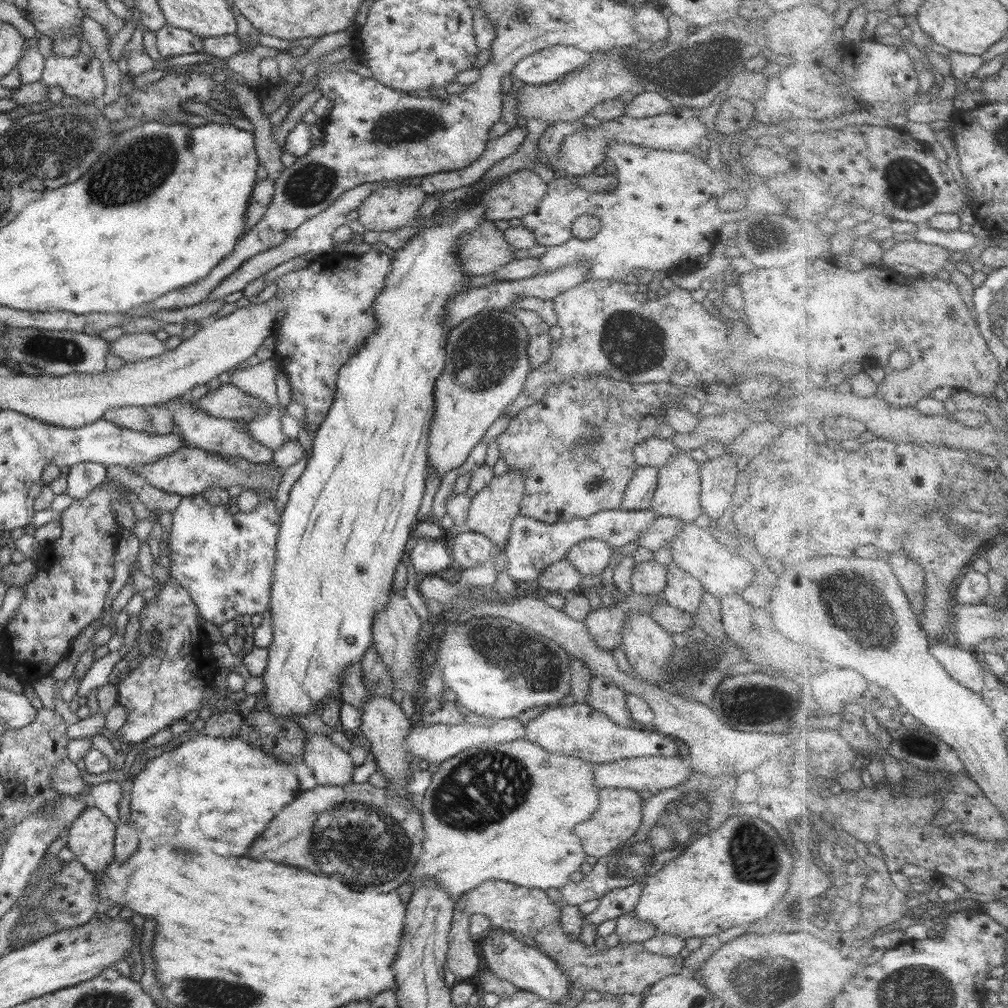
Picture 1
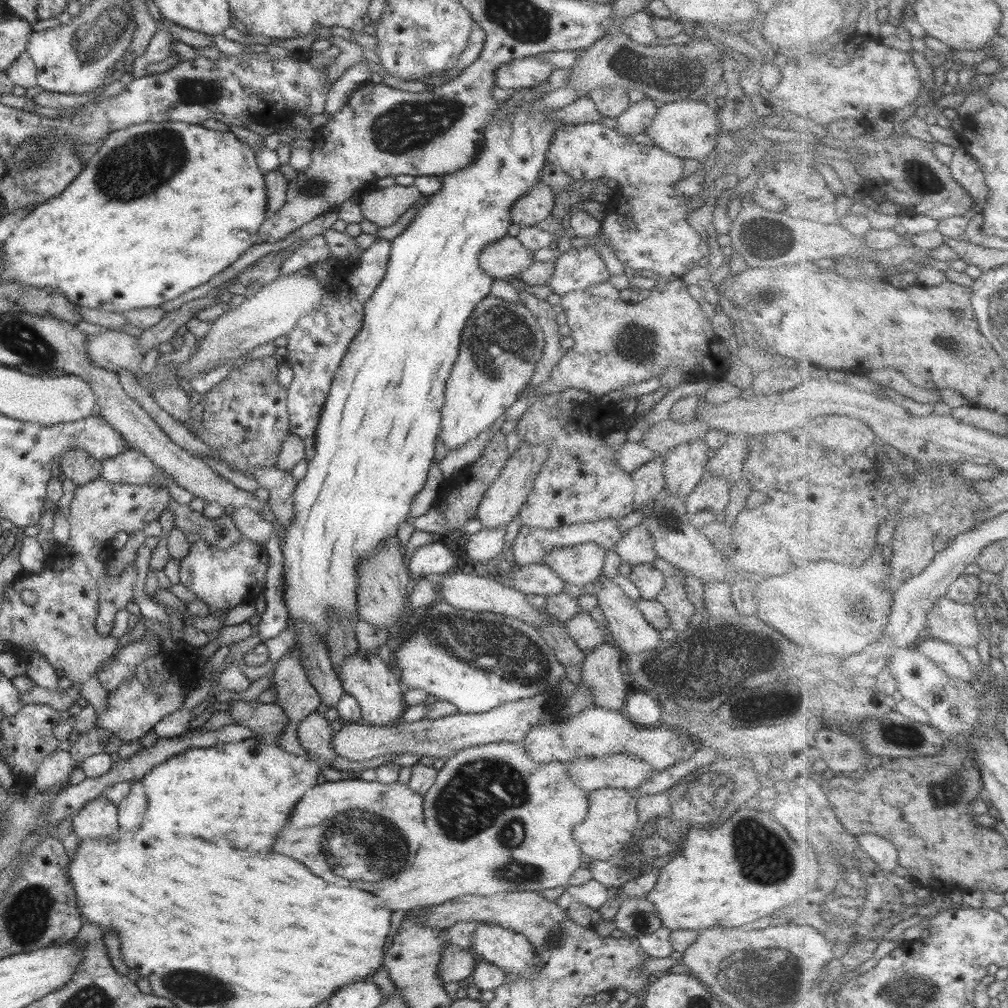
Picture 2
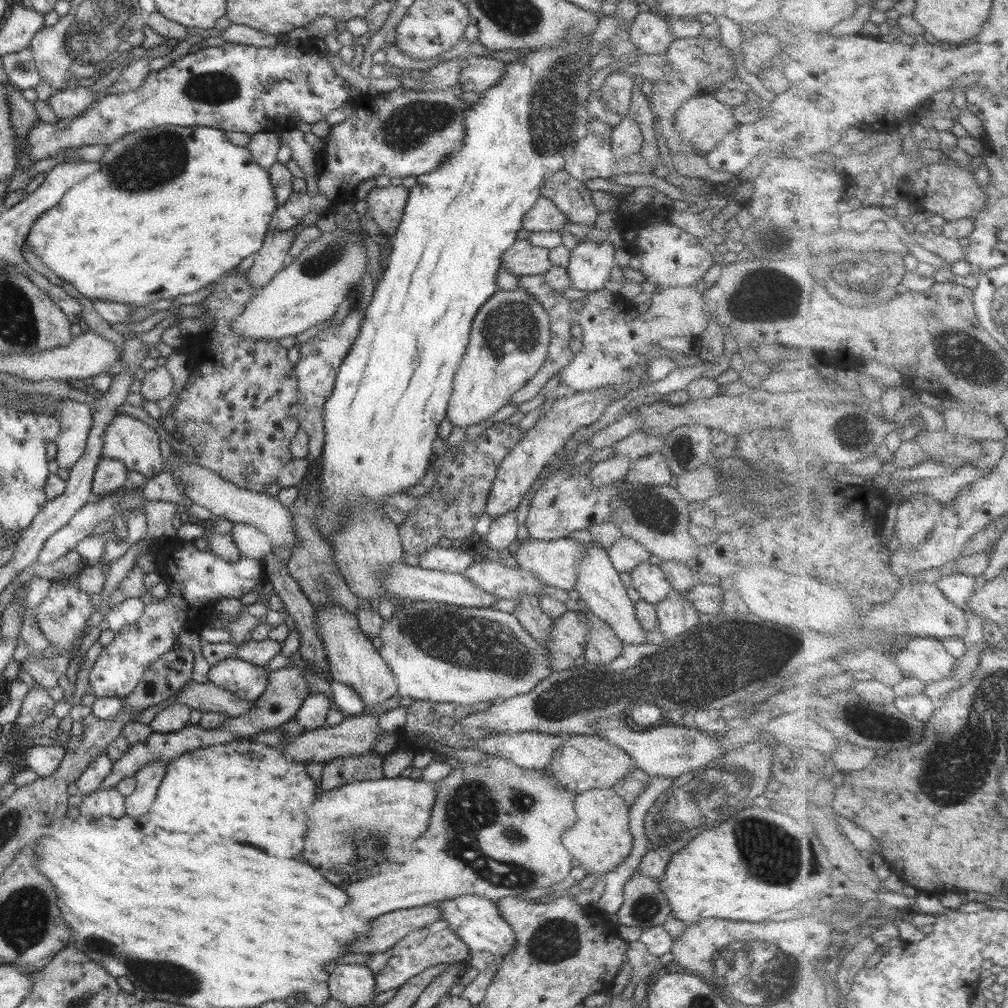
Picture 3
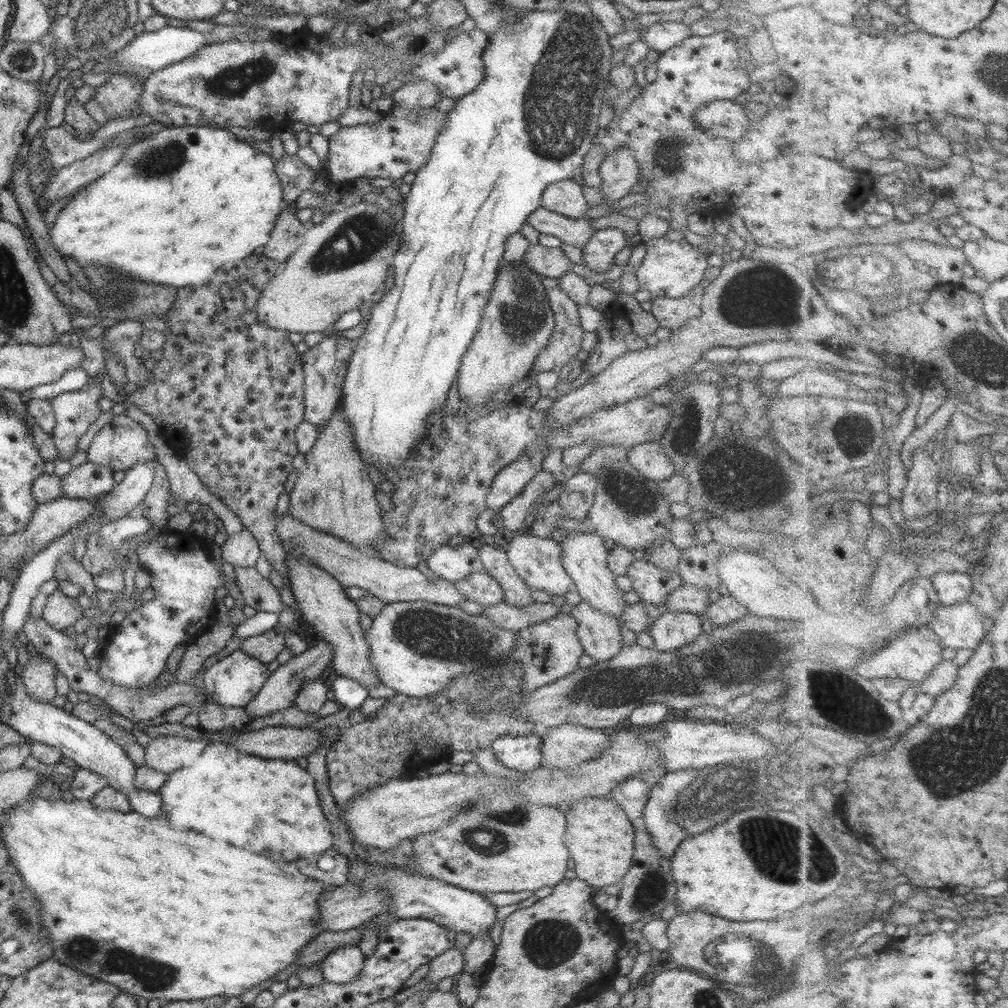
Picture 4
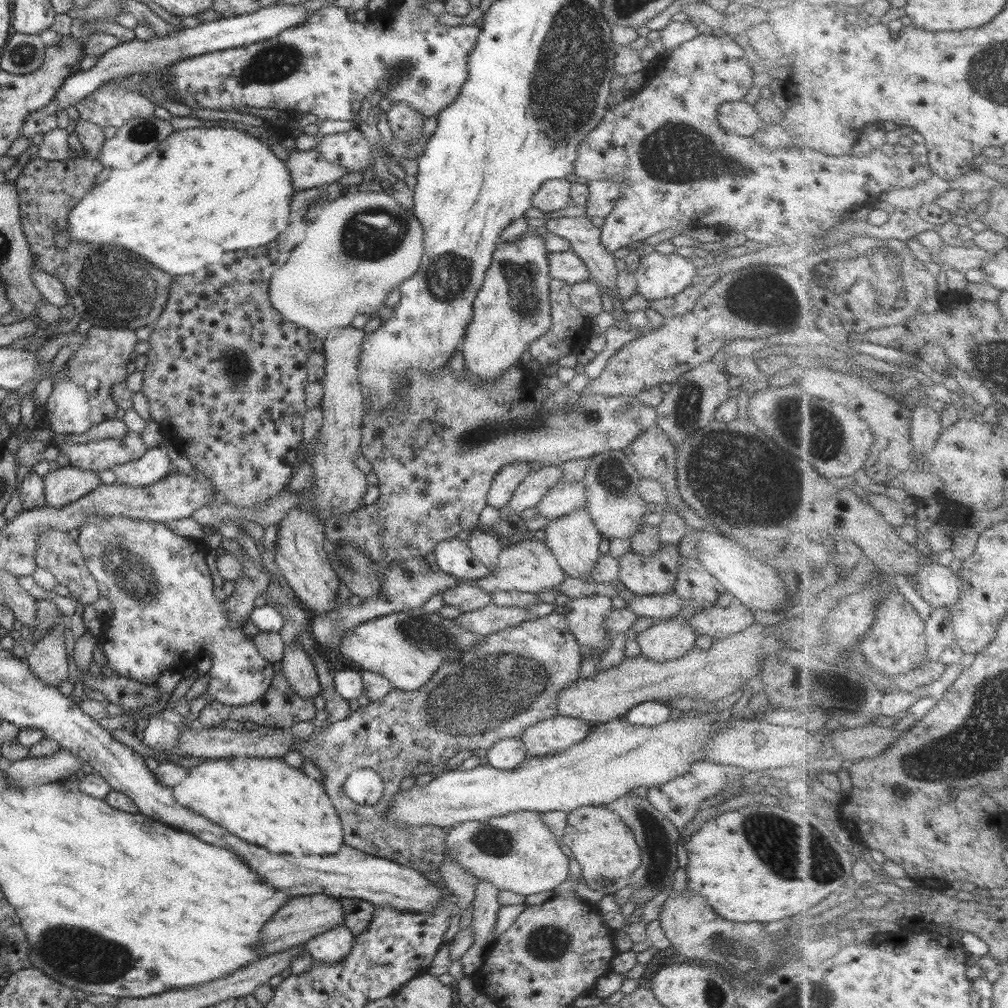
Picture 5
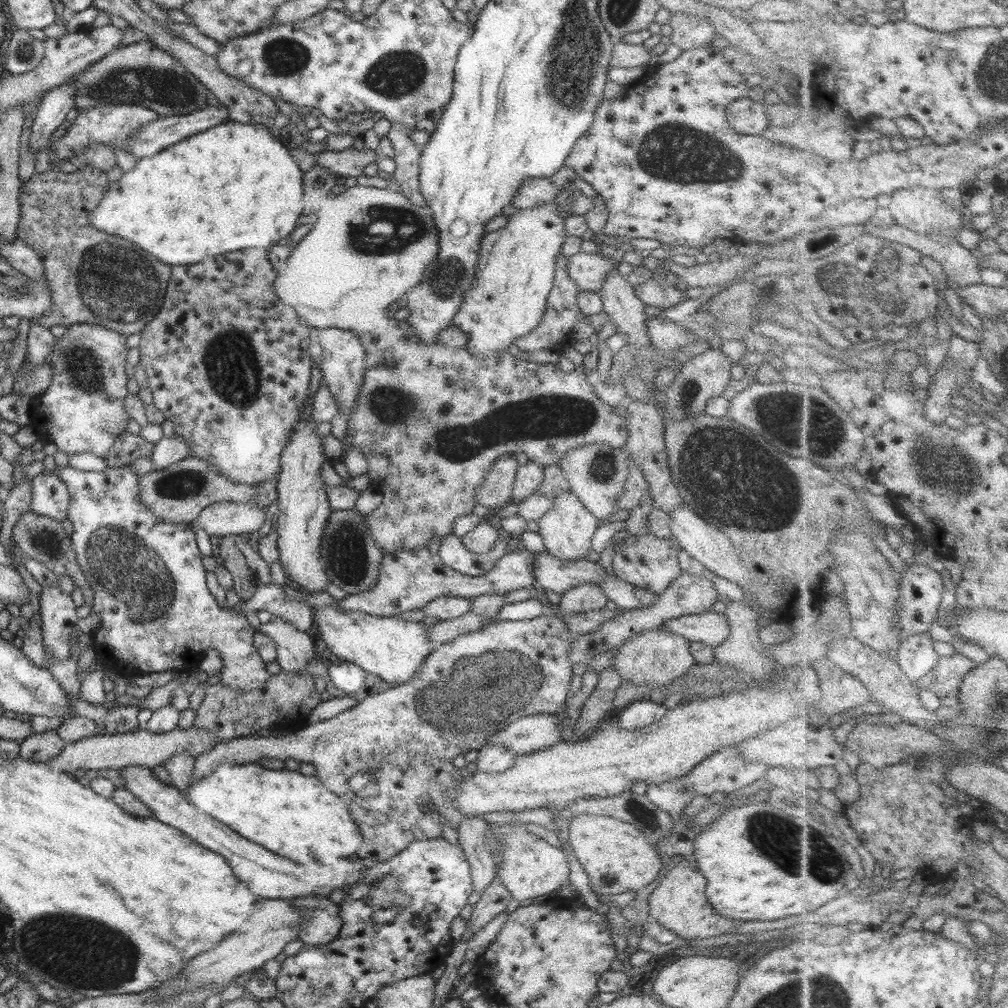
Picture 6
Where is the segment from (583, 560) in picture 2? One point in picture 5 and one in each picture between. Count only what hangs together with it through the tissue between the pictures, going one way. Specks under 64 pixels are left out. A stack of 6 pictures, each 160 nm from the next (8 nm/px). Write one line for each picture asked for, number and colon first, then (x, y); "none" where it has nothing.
3: (553, 563)
4: (537, 561)
5: (527, 566)

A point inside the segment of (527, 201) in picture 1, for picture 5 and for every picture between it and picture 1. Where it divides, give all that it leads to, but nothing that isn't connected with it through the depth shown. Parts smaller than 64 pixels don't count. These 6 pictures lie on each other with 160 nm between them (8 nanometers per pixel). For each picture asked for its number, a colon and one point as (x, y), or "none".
2: (536, 205)
3: (544, 216)
4: (577, 231)
5: (585, 237)

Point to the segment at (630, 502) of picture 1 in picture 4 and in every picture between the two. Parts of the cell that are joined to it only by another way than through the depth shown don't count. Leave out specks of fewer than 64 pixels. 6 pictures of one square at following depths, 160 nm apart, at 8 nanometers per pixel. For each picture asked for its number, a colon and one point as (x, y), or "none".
2: (649, 480)
3: (651, 470)
4: (650, 460)

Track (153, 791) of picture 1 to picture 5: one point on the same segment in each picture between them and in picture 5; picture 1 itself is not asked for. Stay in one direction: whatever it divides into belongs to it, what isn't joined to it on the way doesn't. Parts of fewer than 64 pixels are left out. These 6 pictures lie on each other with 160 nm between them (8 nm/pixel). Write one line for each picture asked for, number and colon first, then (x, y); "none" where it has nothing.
2: (240, 794)
3: (251, 792)
4: (269, 806)
5: (265, 801)

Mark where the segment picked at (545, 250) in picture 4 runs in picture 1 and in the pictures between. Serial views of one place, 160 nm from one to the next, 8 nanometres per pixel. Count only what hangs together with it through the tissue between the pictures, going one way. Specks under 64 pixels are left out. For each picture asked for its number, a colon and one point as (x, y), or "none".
1: (483, 251)
2: (506, 257)
3: (523, 258)

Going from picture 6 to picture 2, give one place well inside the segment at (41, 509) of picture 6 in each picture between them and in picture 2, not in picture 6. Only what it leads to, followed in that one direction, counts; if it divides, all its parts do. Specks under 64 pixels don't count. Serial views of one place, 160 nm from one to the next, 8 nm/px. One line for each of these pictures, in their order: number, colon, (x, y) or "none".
2: (131, 467)
3: (109, 475)
4: (86, 481)
5: (62, 486)

